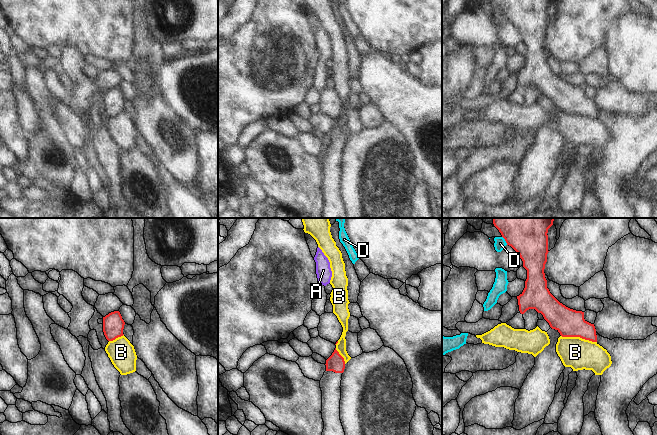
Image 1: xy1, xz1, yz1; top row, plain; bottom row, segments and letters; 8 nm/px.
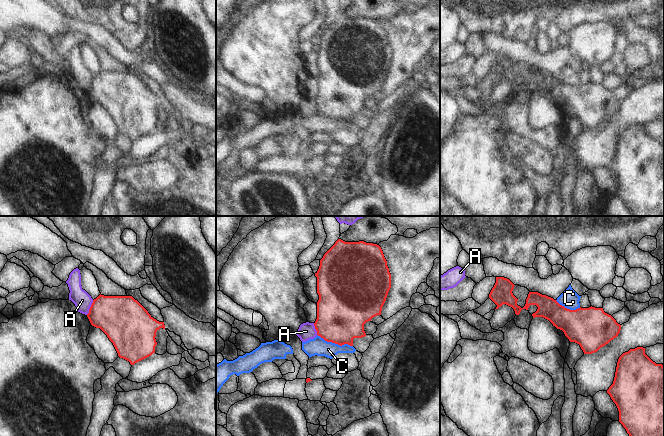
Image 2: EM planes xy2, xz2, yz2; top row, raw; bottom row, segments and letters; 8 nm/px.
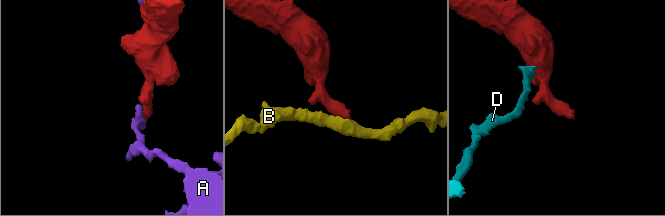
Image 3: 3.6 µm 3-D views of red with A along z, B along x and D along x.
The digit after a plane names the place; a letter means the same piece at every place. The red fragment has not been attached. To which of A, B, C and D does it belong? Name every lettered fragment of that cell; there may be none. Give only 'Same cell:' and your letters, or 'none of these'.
Same cell: none of these.

